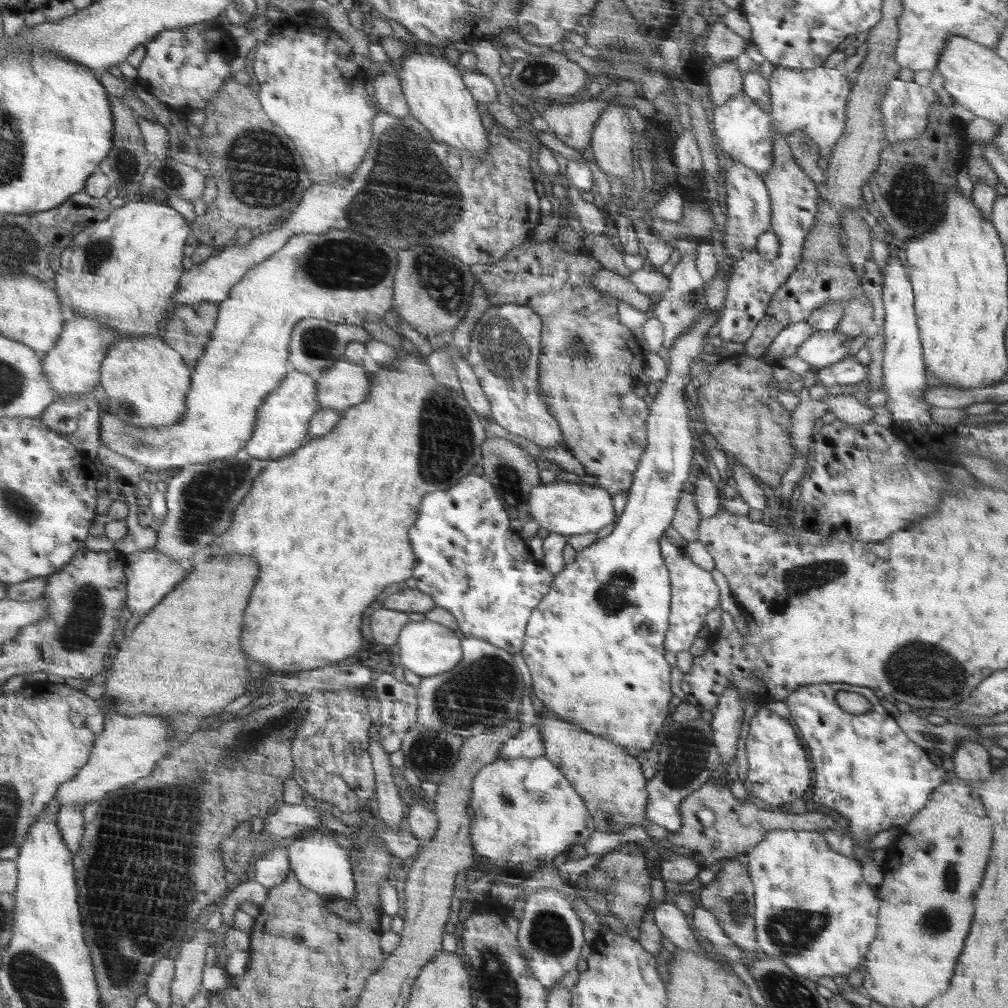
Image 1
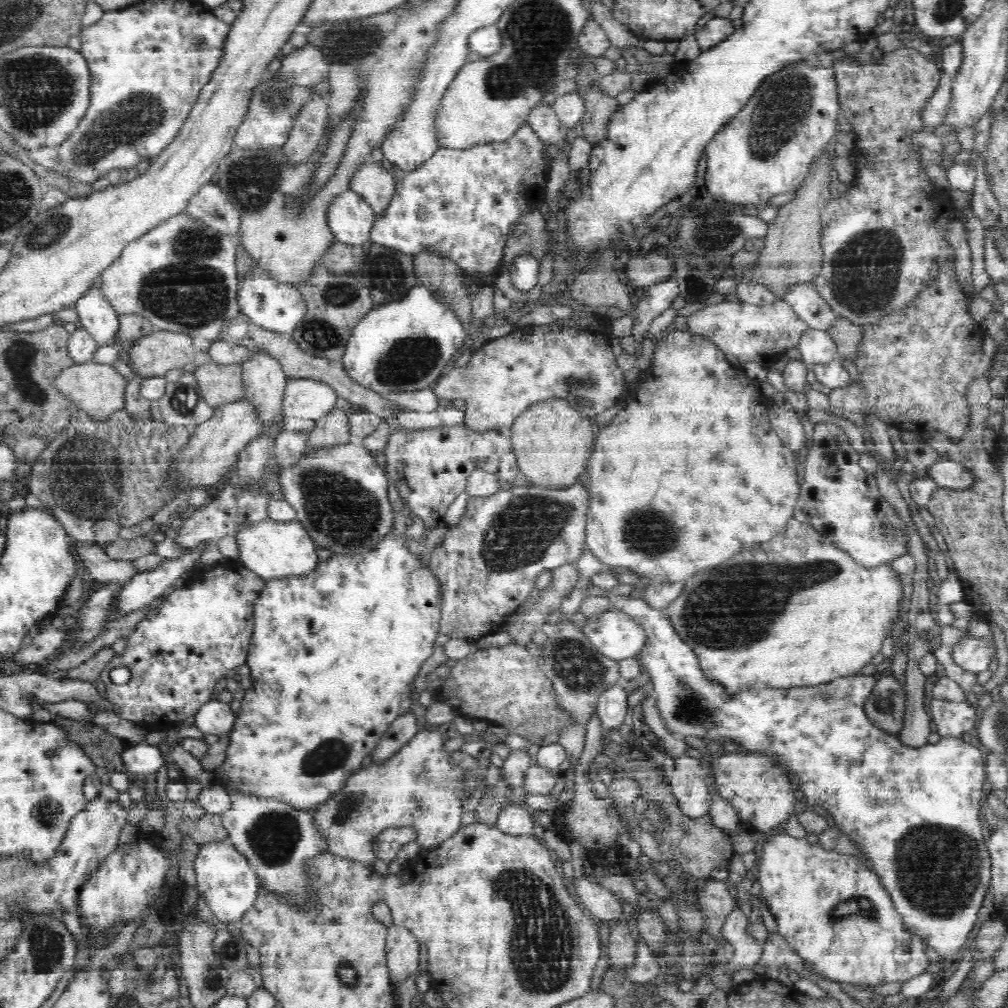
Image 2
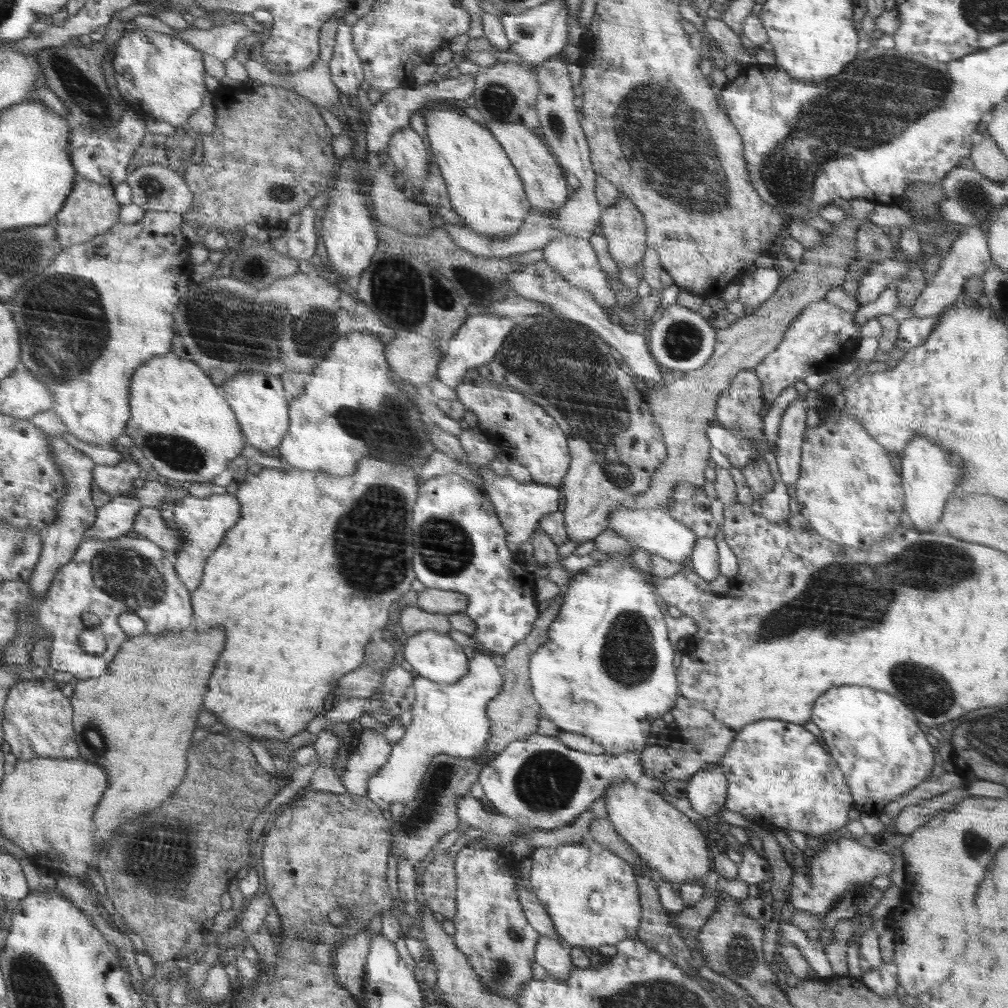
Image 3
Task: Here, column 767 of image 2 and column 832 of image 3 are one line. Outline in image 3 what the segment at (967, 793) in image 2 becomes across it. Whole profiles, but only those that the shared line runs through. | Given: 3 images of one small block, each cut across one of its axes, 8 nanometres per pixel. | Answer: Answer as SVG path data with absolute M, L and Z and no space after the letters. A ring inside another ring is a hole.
M842 685L834 692L826 692L818 700L818 708L812 710L812 720L820 729L820 736L834 760L841 767L845 780L852 789L853 800L861 813L876 815L892 800L904 796L914 786L925 782L934 768L934 748L928 744L926 734L918 728L918 718L914 712L898 698L882 690L872 690L869 686Z

